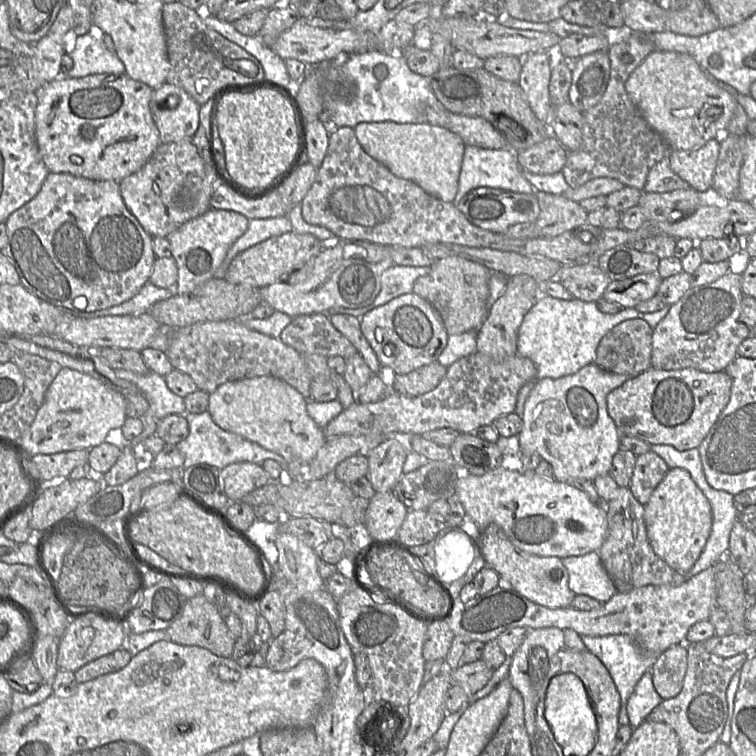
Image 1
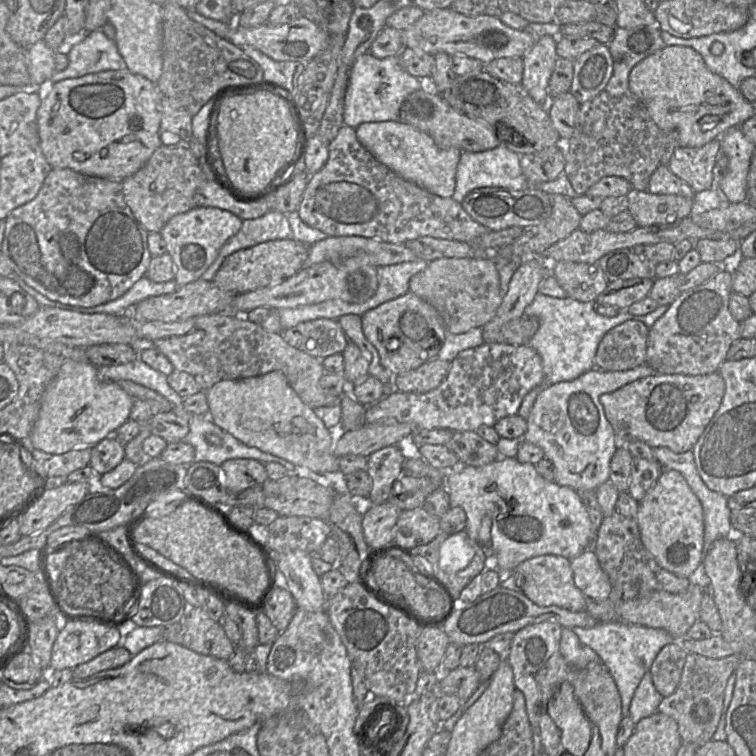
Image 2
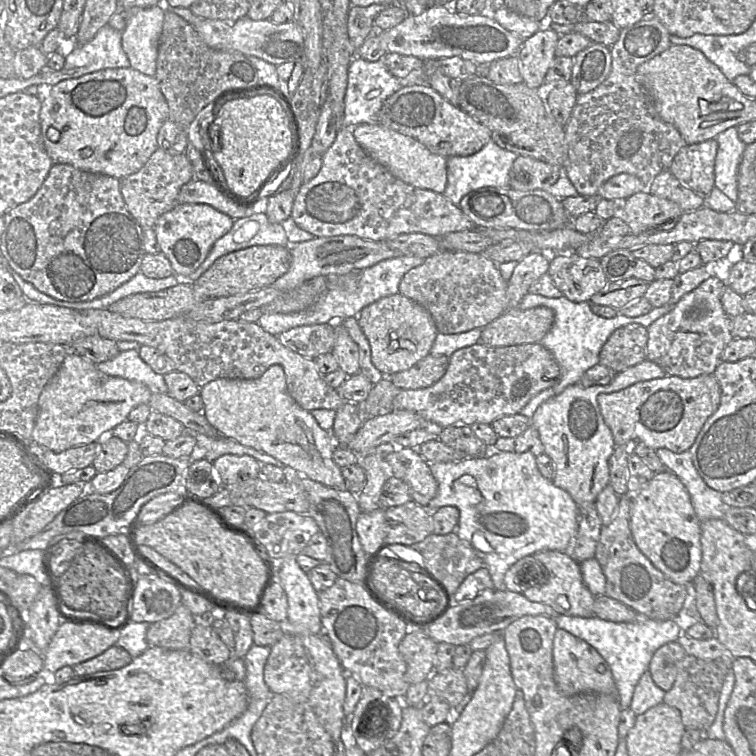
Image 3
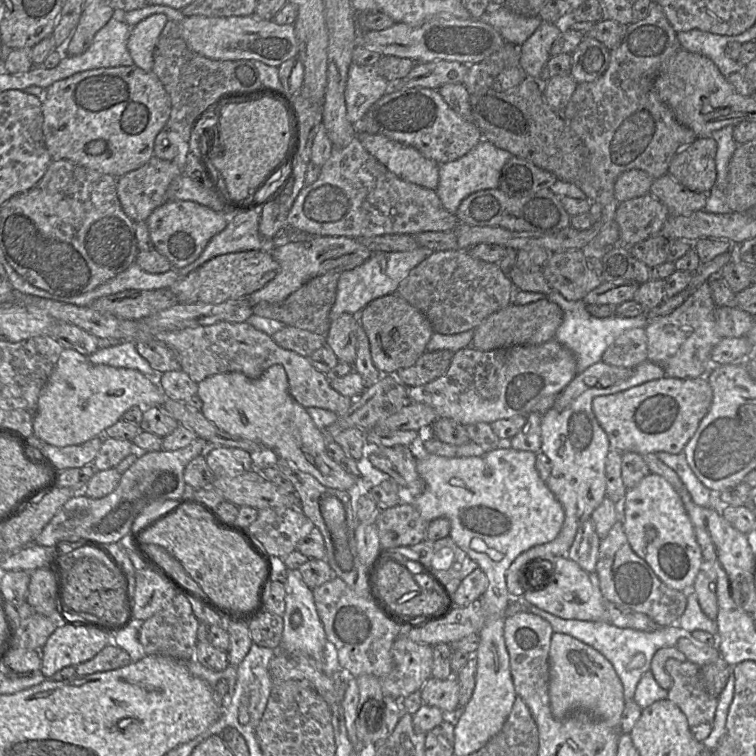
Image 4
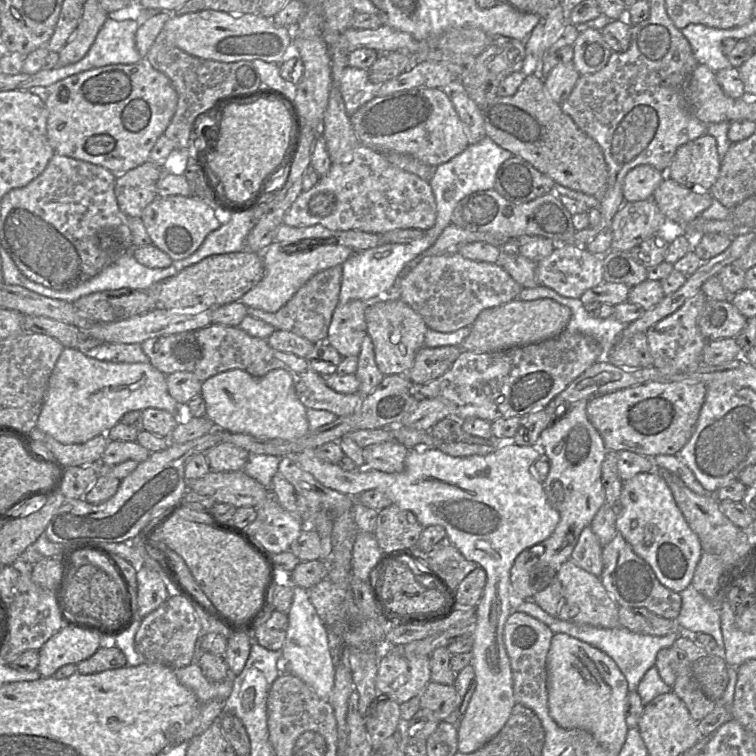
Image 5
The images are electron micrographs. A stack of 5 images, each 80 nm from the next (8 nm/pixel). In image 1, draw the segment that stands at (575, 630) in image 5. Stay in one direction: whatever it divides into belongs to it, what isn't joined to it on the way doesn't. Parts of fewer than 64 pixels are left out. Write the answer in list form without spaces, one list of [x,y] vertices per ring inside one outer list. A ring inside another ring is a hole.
[[[612,634],[598,637],[582,635],[581,639],[586,649],[598,657],[609,671],[616,685],[617,691],[620,694],[619,724],[620,726],[629,725],[627,714],[627,702],[629,697],[644,673],[651,669],[657,657],[644,653],[631,637],[623,634]]]

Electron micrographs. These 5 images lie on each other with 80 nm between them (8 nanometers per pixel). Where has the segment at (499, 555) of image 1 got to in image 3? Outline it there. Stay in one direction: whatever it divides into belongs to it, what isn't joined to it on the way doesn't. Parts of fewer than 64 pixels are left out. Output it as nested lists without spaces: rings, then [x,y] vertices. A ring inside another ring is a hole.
[[[540,551],[532,555],[548,572],[547,582],[540,587],[530,587],[530,582],[520,582],[522,594],[531,602],[550,606],[557,615],[590,618],[594,616],[593,604],[595,596],[591,594],[583,582],[580,566],[567,552]]]

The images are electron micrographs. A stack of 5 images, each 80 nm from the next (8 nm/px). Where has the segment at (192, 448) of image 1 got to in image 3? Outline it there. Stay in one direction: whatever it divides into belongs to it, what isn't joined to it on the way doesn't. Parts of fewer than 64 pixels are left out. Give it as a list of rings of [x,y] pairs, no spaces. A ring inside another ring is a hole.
[[[185,429],[185,433],[196,439],[196,445],[190,455],[191,462],[207,459],[213,463],[213,461],[225,454],[249,455],[254,457],[261,465],[268,463],[284,469],[283,471],[286,475],[286,480],[297,477],[298,472],[292,467],[284,464],[271,455],[244,446],[231,438],[222,435],[218,437],[209,437],[190,429]]]

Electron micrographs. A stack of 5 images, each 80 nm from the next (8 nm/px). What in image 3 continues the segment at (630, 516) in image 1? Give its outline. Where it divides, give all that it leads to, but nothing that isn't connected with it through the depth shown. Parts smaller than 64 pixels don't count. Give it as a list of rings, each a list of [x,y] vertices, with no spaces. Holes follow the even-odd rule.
[[[631,495],[621,496],[610,524],[601,528],[595,558],[606,578],[606,596],[615,599],[643,617],[665,621],[674,619],[686,599],[686,586],[669,580],[636,546],[630,529]]]

